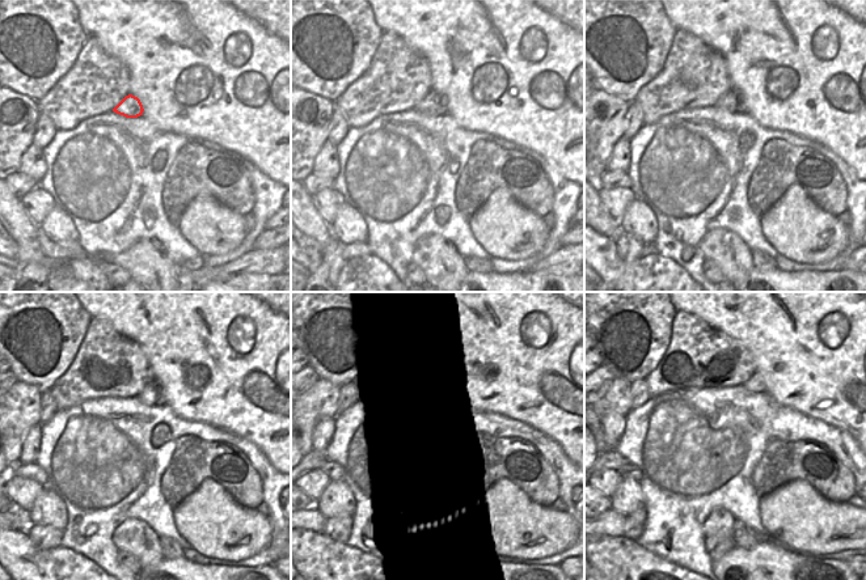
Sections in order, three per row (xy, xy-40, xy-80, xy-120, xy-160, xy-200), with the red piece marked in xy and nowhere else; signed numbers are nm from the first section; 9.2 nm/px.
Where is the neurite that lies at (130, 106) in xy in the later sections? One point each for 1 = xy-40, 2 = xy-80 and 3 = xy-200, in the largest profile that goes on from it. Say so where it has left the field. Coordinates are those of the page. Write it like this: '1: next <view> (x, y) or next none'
1: next xy-40 (432, 104)
2: next xy-80 (729, 101)
3: next xy-200 (756, 384)

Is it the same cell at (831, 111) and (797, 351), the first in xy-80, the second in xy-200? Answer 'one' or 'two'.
one

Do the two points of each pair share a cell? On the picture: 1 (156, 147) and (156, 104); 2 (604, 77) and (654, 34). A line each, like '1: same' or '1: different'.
1: different
2: same

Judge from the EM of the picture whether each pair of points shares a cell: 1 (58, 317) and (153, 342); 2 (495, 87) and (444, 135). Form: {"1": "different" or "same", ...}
{"1": "different", "2": "different"}

